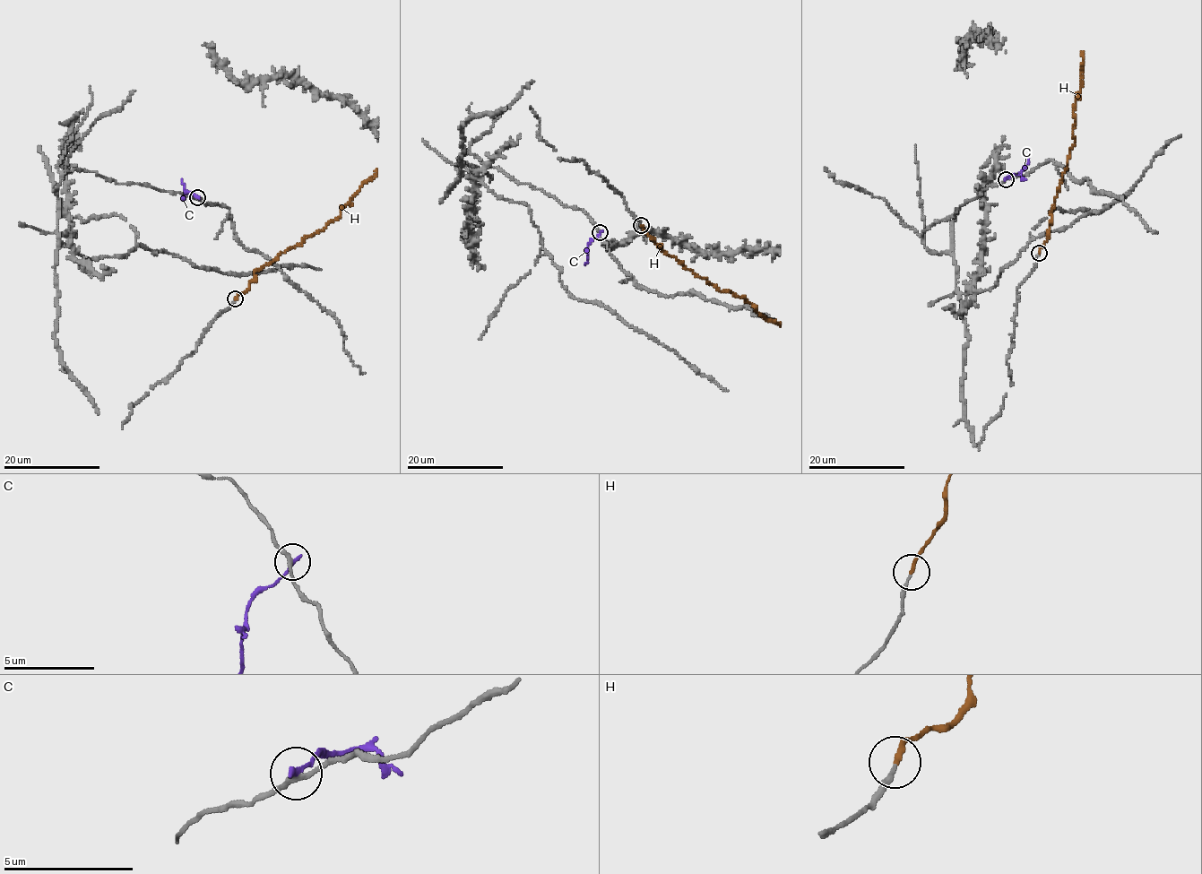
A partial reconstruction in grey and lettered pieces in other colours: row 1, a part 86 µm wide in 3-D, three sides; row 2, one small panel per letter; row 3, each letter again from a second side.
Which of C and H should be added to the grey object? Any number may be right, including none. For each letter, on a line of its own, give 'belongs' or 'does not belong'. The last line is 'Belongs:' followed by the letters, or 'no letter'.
C: does not belong
H: belongs
Belongs: H

